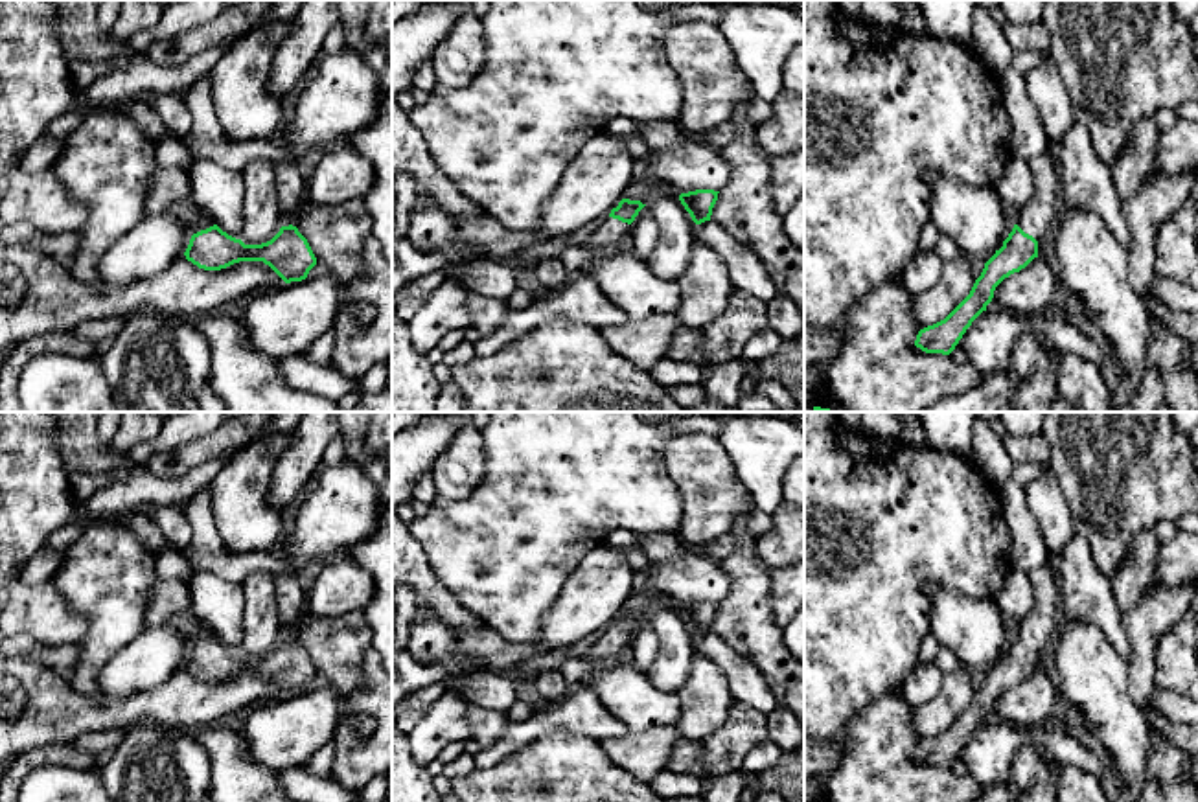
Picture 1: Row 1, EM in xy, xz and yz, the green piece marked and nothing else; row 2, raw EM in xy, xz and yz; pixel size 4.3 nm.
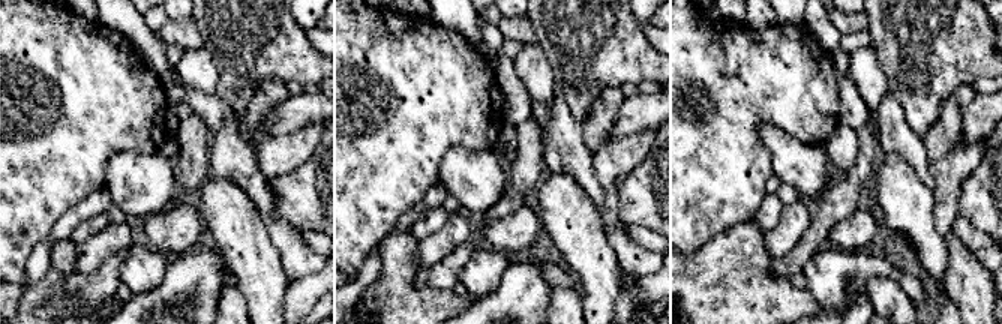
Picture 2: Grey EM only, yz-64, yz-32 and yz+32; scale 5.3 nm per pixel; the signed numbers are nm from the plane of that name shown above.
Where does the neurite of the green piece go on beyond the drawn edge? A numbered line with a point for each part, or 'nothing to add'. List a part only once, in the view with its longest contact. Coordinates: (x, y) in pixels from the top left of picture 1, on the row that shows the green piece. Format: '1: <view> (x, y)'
1: xy (199, 219)

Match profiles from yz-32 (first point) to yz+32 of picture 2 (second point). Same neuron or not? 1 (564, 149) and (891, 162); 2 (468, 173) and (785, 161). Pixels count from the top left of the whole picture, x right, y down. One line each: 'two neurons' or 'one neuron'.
1: two neurons
2: one neuron

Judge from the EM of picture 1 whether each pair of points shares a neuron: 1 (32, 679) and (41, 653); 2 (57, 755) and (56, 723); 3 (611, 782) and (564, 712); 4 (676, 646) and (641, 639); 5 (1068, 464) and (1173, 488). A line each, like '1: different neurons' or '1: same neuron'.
1: different neurons
2: different neurons
3: different neurons
4: different neurons
5: same neuron

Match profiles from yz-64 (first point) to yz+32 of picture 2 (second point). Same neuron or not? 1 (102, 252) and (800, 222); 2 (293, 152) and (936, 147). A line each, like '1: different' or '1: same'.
1: same
2: different

